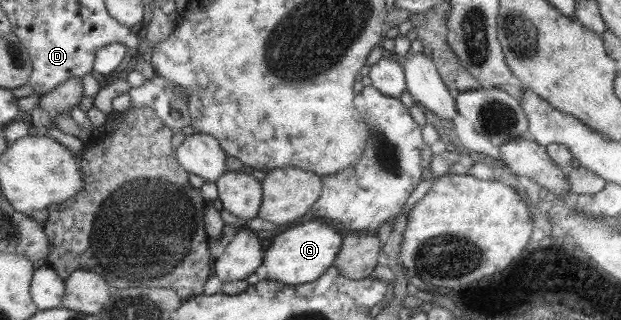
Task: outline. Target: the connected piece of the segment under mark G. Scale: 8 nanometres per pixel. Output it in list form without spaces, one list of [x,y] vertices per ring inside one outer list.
[[[304,222],[296,228],[277,234],[264,251],[261,265],[264,265],[268,279],[287,285],[311,283],[323,275],[328,267],[333,266],[341,244],[343,238],[332,226],[324,222]]]

